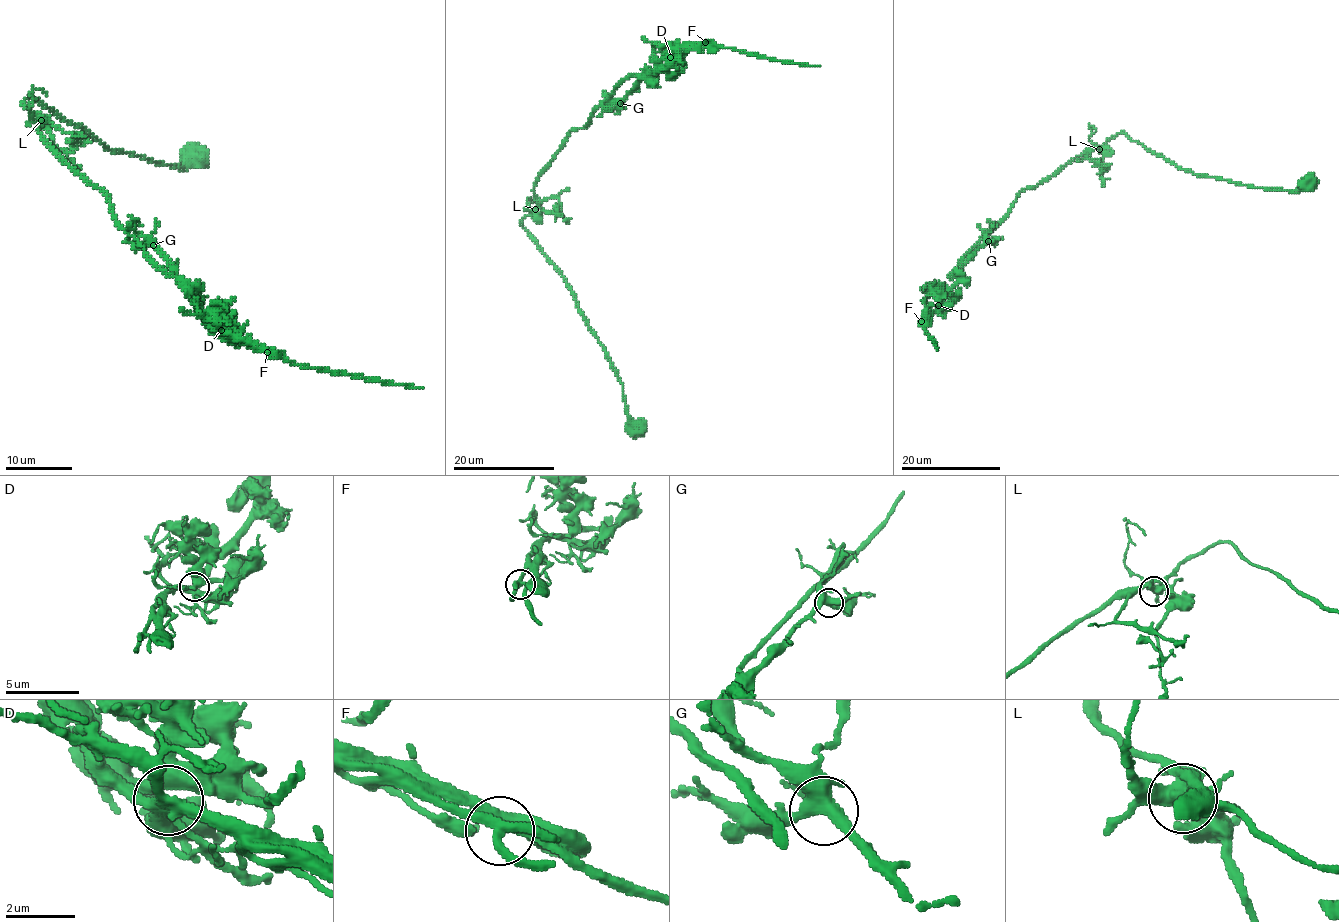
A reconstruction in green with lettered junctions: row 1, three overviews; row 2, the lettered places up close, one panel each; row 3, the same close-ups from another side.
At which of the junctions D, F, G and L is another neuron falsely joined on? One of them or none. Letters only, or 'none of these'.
none of these

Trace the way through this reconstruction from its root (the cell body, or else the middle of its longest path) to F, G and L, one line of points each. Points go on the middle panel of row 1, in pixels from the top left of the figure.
F: (635, 428), (604, 346), (522, 221), (536, 206), (536, 181), (572, 130), (625, 78), (705, 42)
G: (635, 428), (623, 384), (574, 292), (522, 225), (536, 206), (536, 181), (565, 137), (605, 100), (620, 103)
L: (635, 428), (635, 423), (627, 415), (623, 384), (604, 346), (589, 327), (574, 292), (522, 225), (535, 209)

